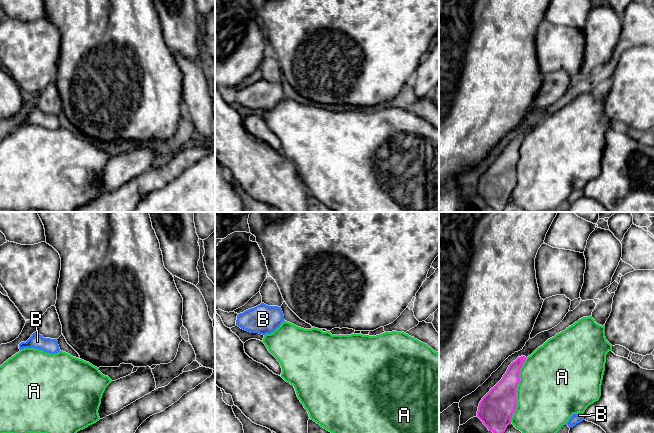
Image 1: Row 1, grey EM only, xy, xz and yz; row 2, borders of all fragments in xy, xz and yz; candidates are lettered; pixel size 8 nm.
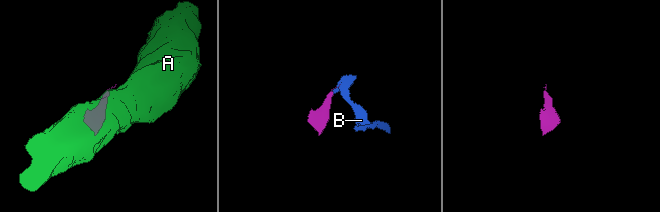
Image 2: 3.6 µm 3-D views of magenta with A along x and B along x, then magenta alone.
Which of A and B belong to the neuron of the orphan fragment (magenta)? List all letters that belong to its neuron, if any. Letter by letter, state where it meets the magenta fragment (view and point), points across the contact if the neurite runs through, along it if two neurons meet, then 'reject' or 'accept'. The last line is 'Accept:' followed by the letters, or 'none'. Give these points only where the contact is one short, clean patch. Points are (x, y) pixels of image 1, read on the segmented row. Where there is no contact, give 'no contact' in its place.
A: meets magenta in yz at (515, 390); reject
B: meets magenta in yz at (522, 357); runs through yz (508, 384), (514, 367), (522, 357), (522, 358); accept
Accept: B

